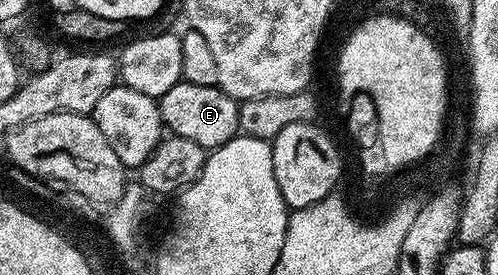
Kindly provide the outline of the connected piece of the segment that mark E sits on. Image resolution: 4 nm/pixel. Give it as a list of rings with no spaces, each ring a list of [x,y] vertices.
[[[180,81],[169,89],[169,93],[158,96],[159,112],[163,126],[170,134],[189,137],[197,145],[214,149],[228,143],[239,131],[239,103],[230,99],[225,92],[209,85],[193,85]]]

